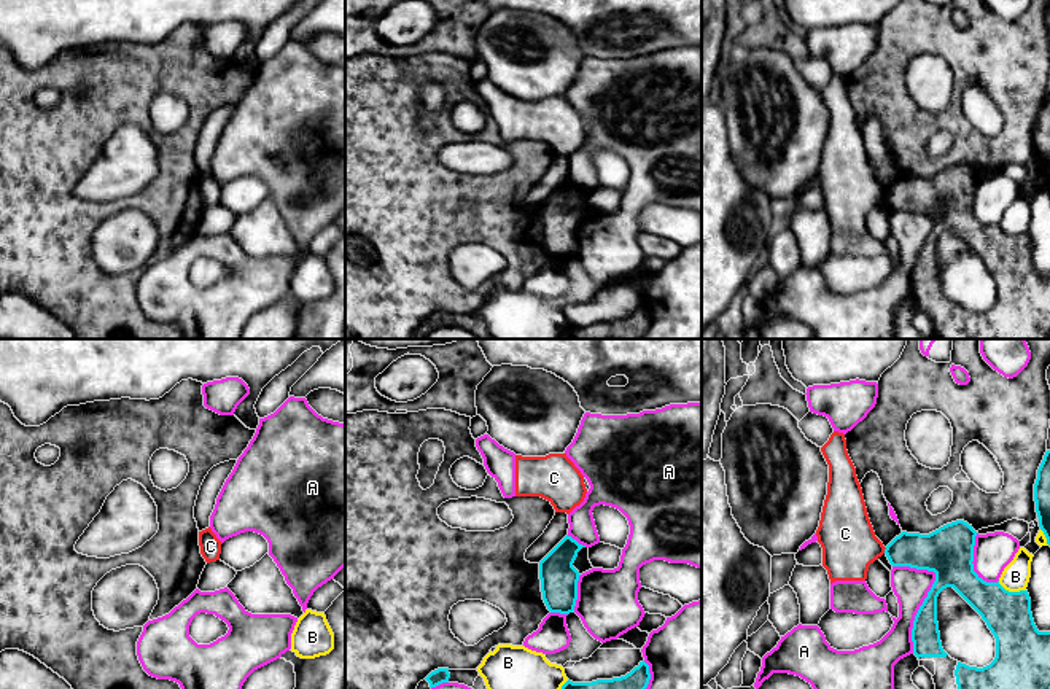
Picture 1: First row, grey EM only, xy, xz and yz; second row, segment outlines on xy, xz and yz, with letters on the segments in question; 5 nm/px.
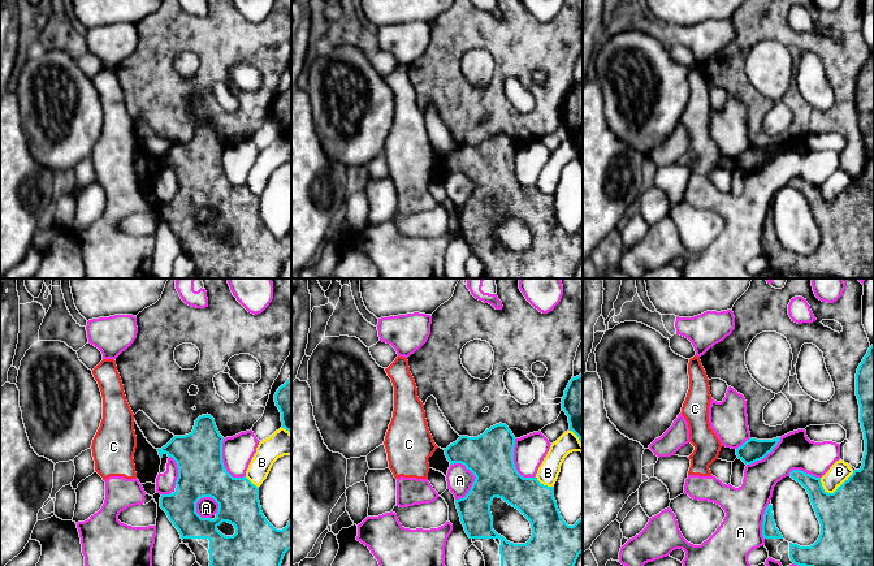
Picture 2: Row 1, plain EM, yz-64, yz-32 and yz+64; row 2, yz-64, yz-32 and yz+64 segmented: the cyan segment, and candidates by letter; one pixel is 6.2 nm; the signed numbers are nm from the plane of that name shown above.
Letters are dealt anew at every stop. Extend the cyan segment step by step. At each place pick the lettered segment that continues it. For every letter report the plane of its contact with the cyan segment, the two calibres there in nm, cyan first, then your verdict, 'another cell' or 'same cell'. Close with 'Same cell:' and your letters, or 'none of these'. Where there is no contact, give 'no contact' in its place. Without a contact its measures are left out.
A: yz | 260/180 nm | another cell
B: yz | 240/140 nm | another cell
C: yz | 190/280 nm | another cell
Same cell: none of these

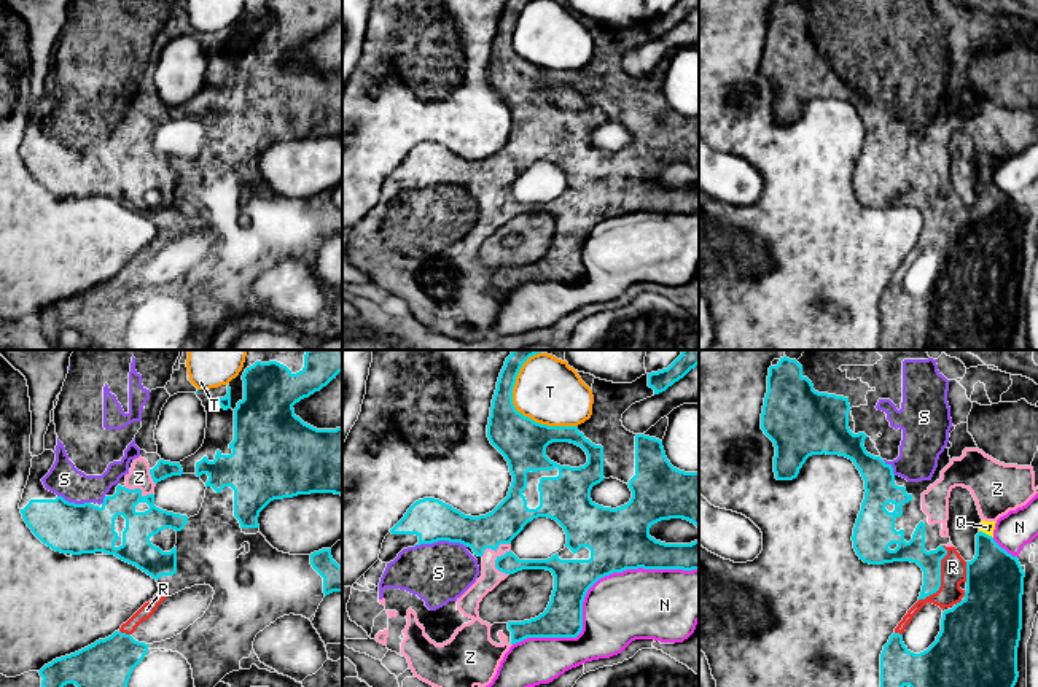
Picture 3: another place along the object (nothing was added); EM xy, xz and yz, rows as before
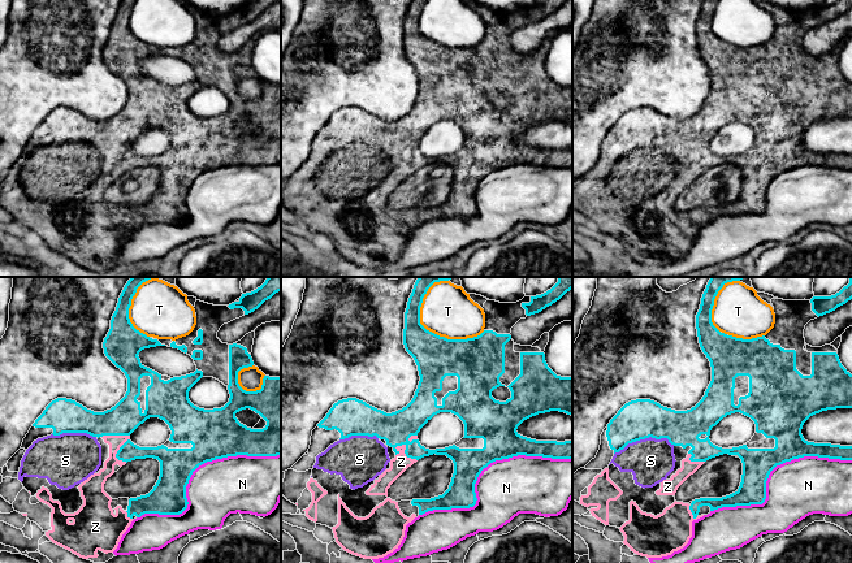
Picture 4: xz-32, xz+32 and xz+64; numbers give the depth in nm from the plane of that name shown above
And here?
N: xz | 260/360 nm | another cell
Q: yz | 280/60 nm | same cell
R: yz | 110/130 nm | same cell
S: xz | 220/300 nm | same cell
T: xz | 240/320 nm | another cell
Z: xz | 180/110 nm | same cell
Same cell: Q, R, S, Z

